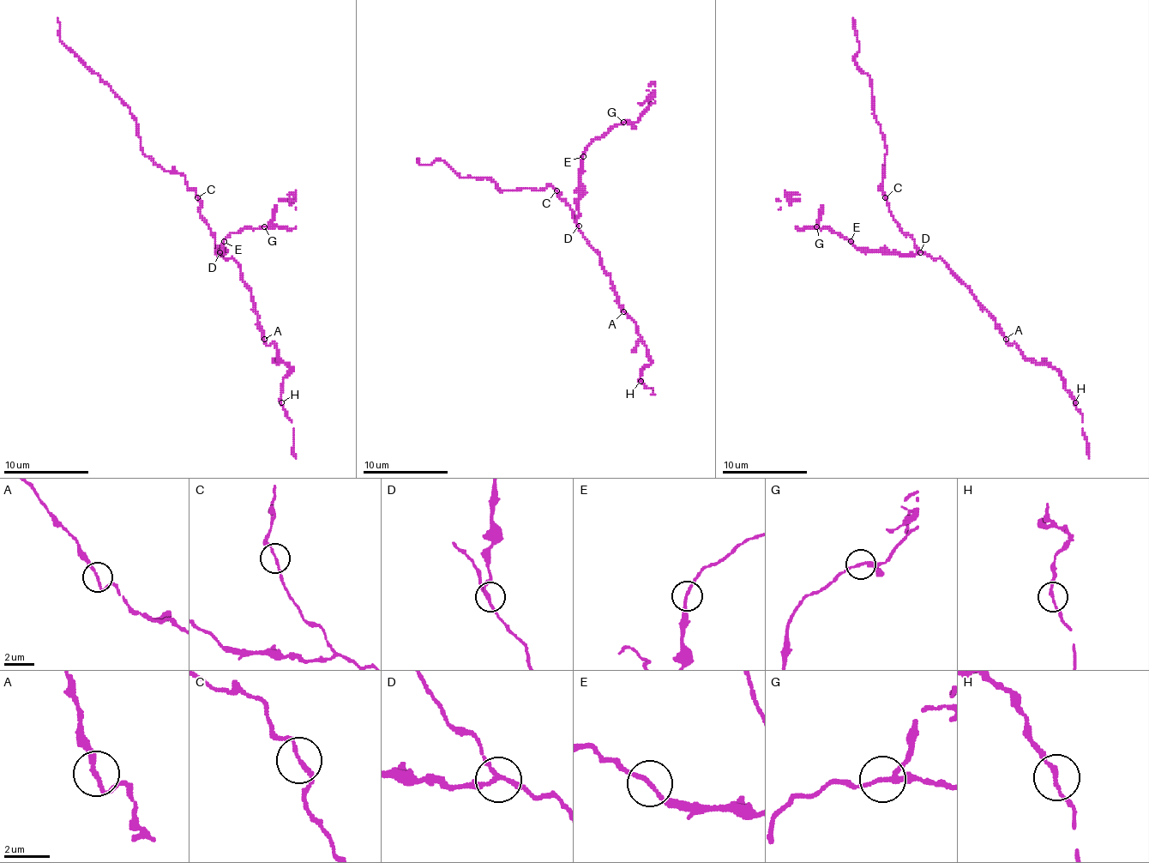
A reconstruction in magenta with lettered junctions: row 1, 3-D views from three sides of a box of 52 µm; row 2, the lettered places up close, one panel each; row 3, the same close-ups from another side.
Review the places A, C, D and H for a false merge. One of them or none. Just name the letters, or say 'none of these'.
D

